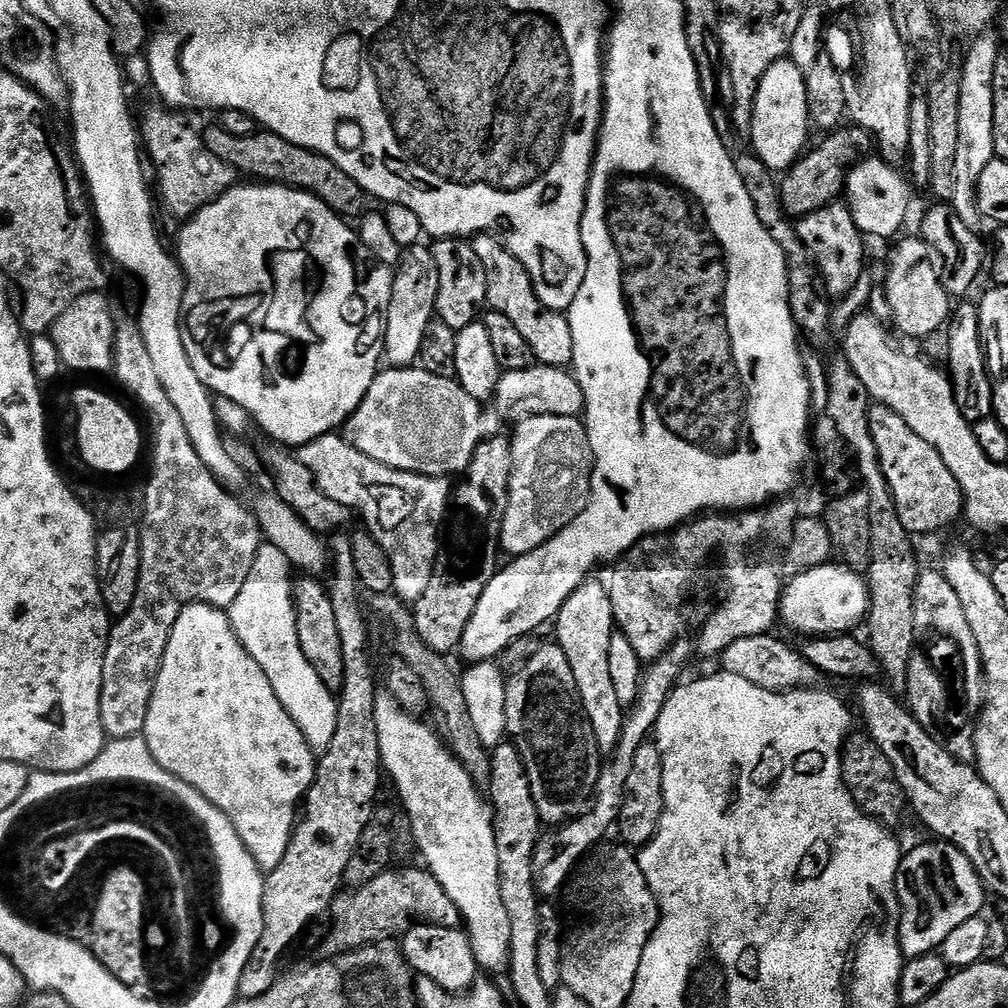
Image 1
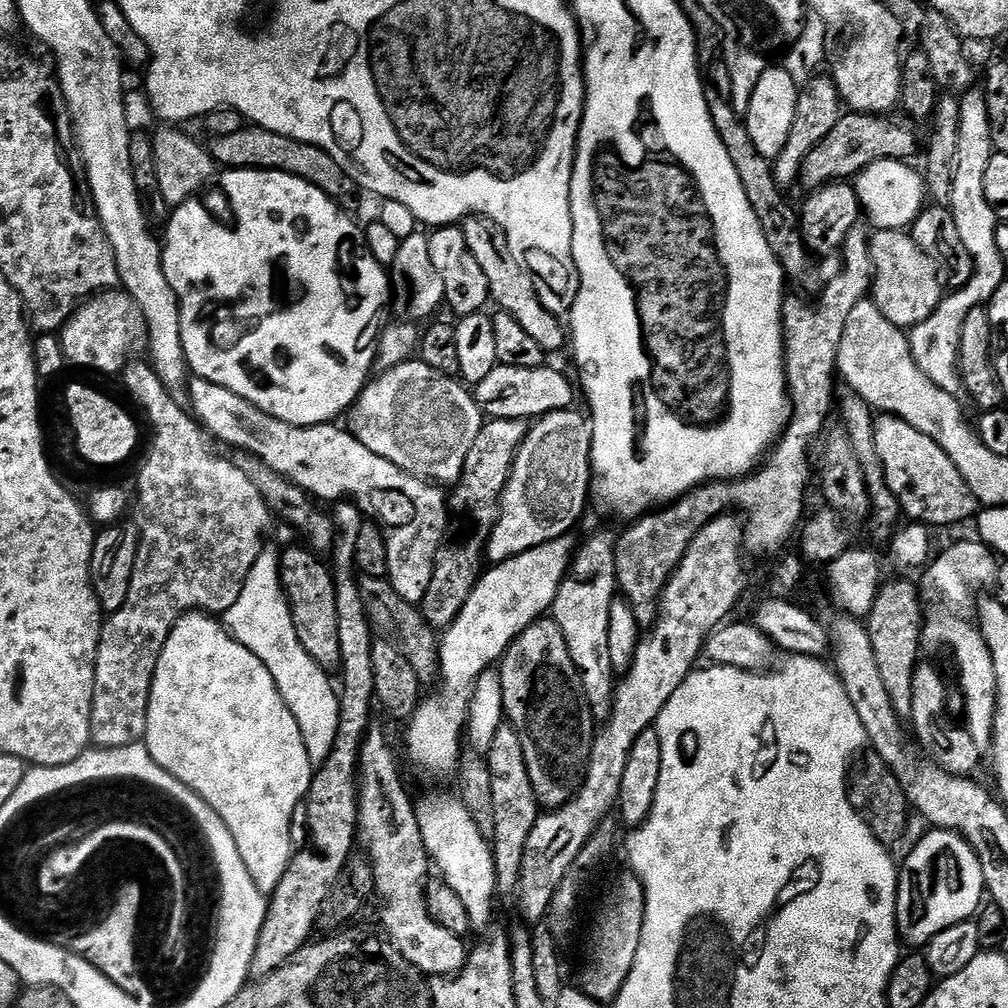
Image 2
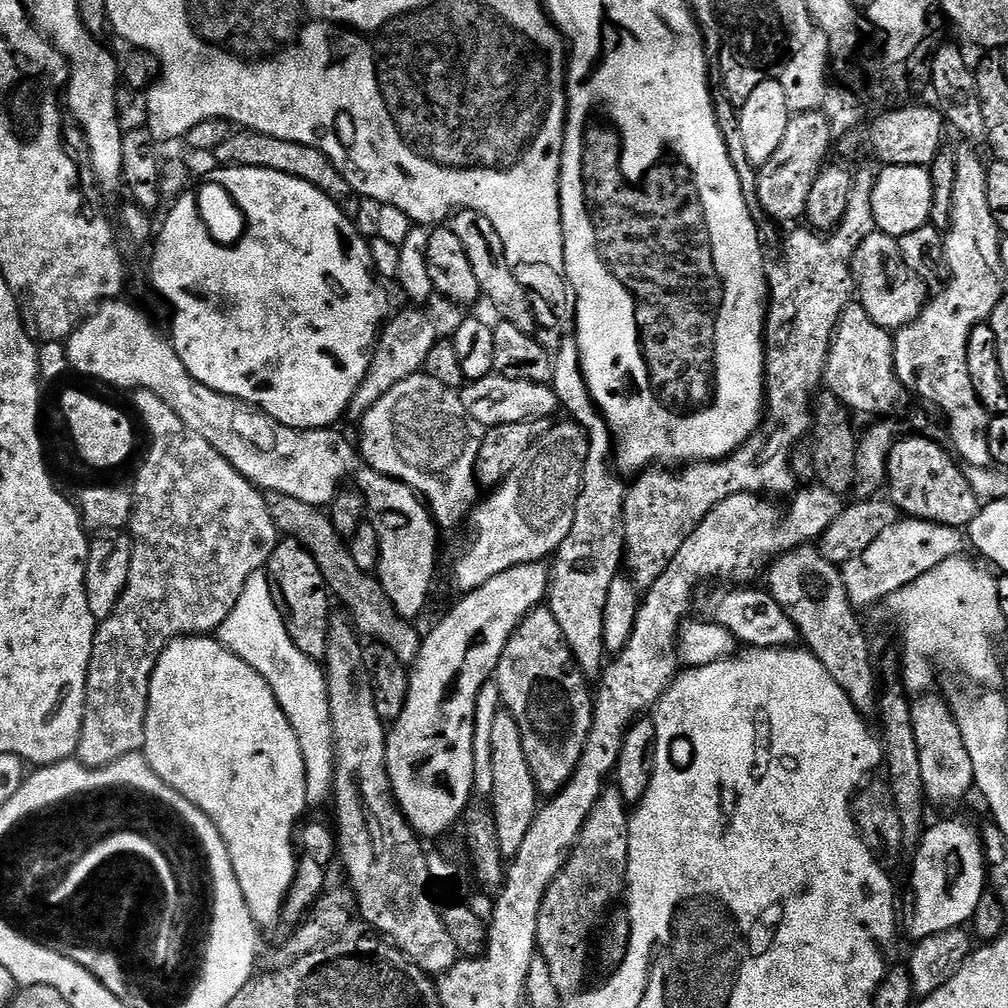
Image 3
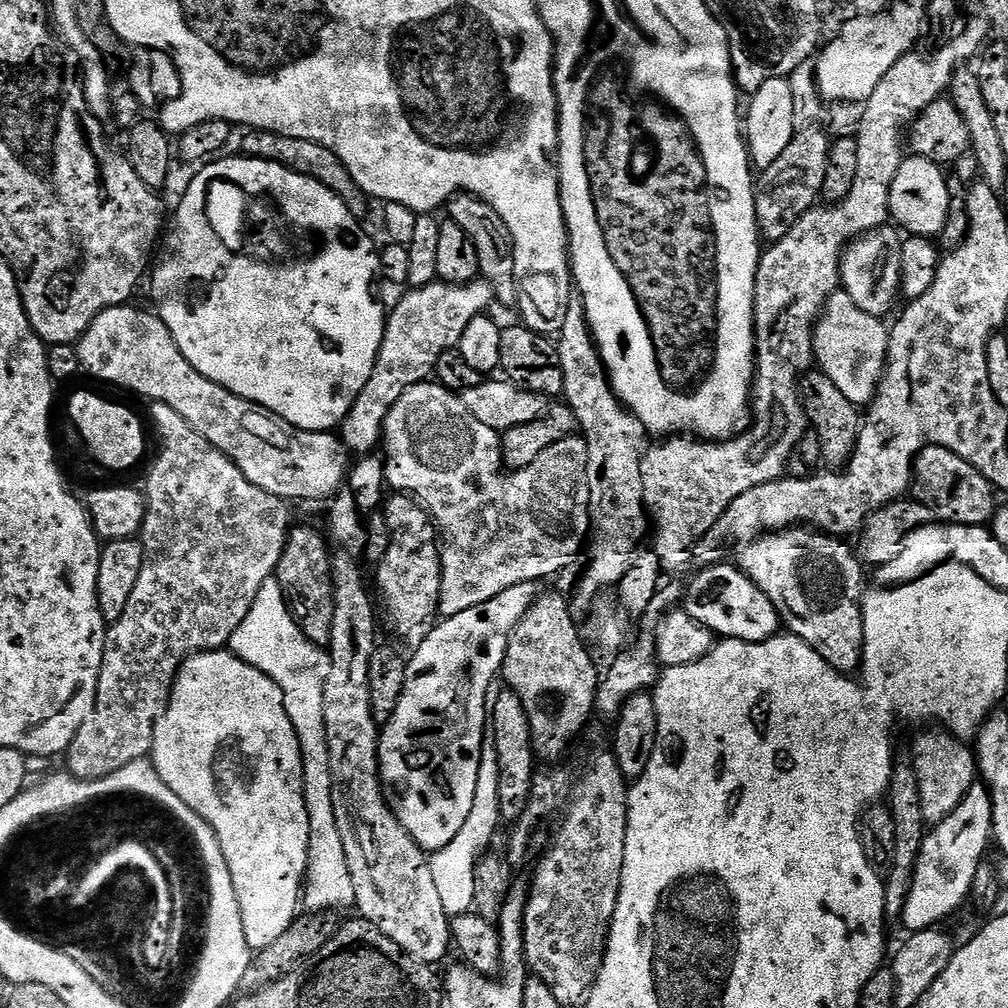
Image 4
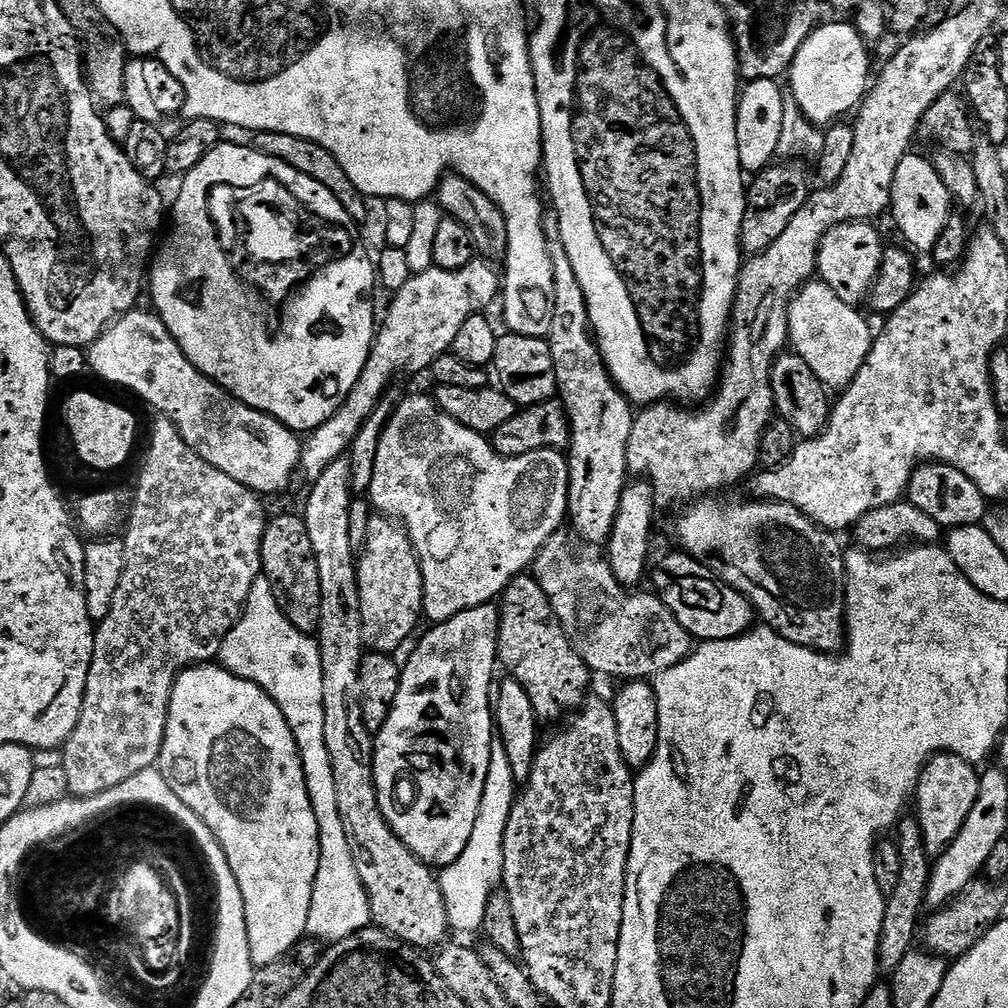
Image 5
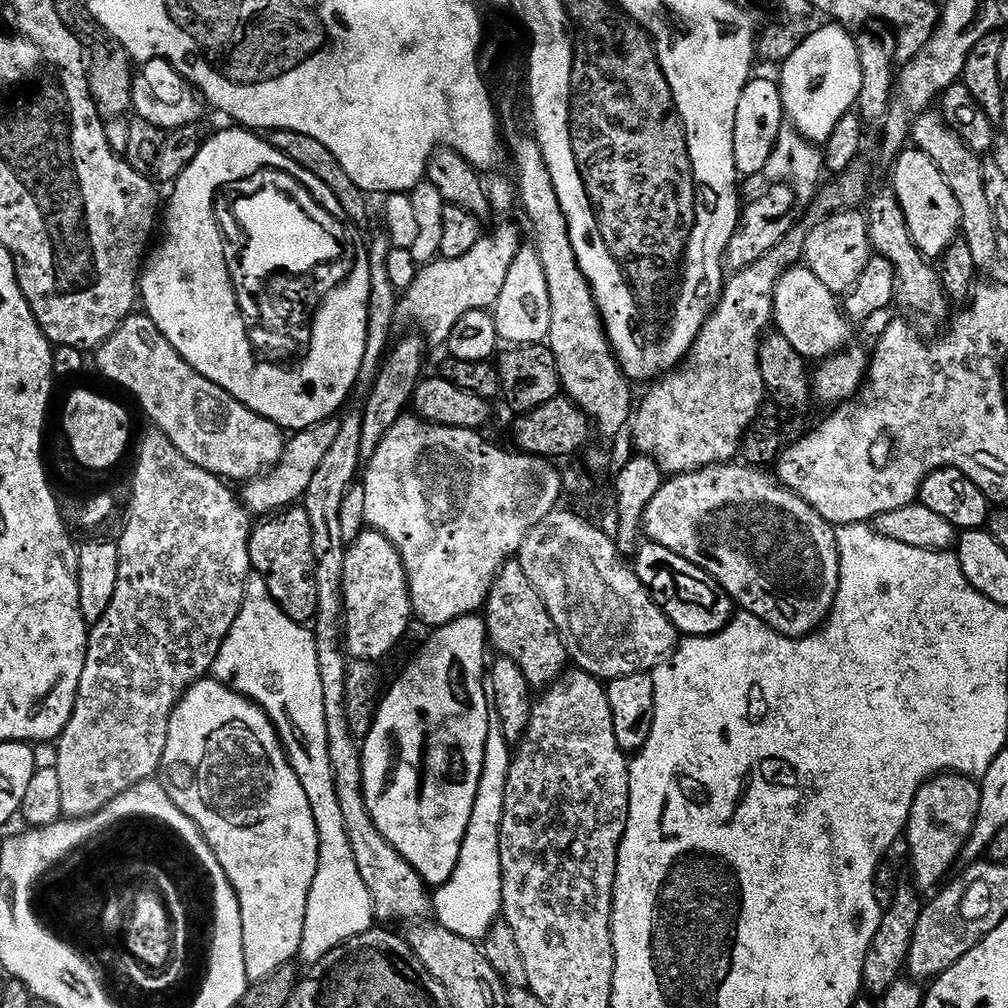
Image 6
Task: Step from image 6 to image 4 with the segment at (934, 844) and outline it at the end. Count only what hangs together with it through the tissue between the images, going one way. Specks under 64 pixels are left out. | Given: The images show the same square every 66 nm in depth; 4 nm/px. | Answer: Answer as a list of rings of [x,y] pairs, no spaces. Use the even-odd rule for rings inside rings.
[[[947,730],[924,732],[916,740],[916,760],[914,767],[918,786],[922,794],[922,814],[929,825],[942,823],[954,809],[966,798],[966,794],[977,783],[978,769],[973,749],[968,748],[963,739]]]

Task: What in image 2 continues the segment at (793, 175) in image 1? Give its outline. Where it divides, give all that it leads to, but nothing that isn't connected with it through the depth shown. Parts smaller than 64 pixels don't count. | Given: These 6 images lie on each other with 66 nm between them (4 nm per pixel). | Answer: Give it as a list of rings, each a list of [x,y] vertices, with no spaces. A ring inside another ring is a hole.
[[[862,112],[841,115],[840,120],[834,126],[834,130],[830,130],[830,134],[826,134],[824,141],[818,146],[814,146],[814,150],[810,150],[810,154],[806,154],[806,158],[802,162],[802,170],[800,171],[799,187],[815,190],[833,182],[851,181],[860,175],[863,168],[879,160],[911,161],[913,159],[911,156],[916,152],[916,132],[912,129],[915,127],[907,119],[892,119],[896,118],[866,116]]]

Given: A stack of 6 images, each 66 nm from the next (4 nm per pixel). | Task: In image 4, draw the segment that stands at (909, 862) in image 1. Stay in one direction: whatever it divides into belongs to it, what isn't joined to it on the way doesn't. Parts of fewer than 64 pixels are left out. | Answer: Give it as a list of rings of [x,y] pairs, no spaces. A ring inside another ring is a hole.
[[[977,782],[959,806],[924,837],[924,849],[913,873],[912,890],[902,917],[909,933],[935,929],[964,903],[969,903],[974,880],[986,860],[984,851],[993,840],[992,793],[983,783]]]

